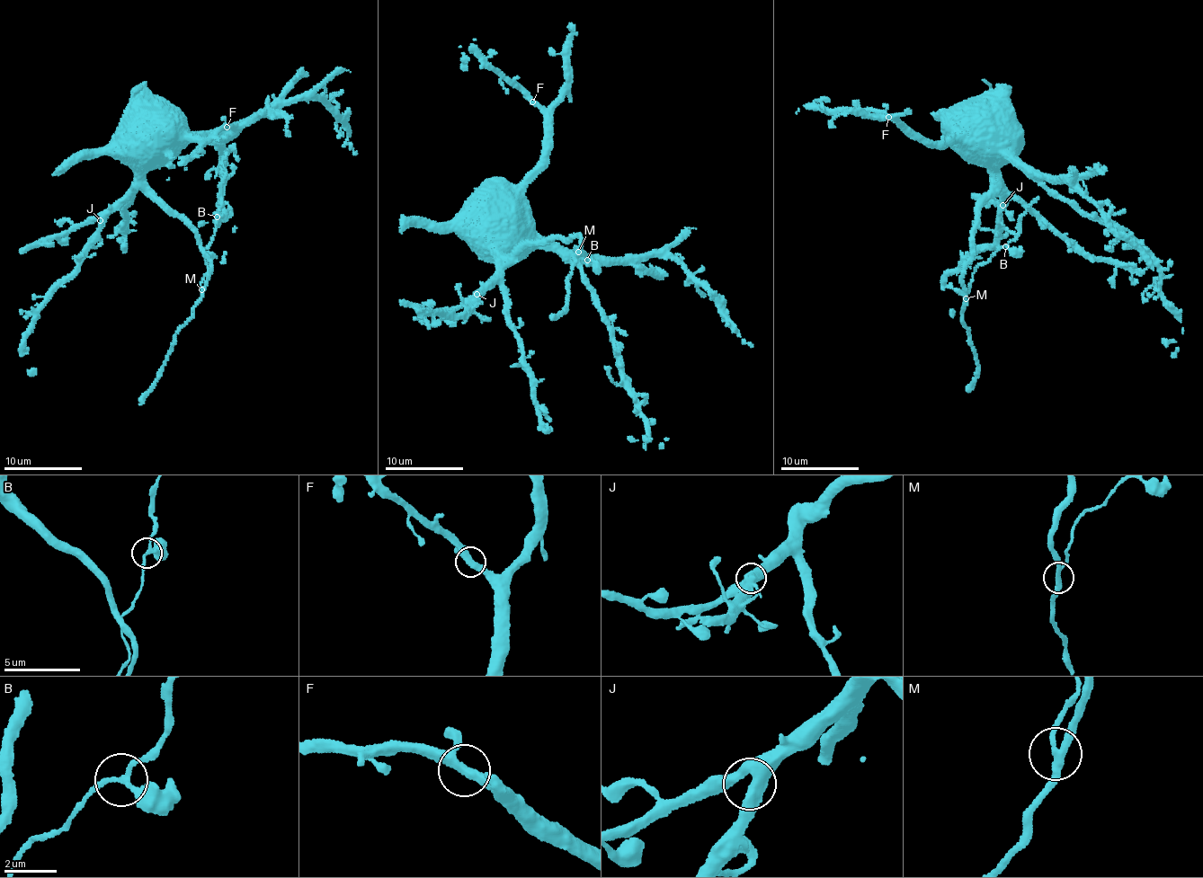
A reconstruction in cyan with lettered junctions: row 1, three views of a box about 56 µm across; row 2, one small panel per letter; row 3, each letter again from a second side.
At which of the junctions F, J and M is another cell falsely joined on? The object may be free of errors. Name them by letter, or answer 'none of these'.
M

